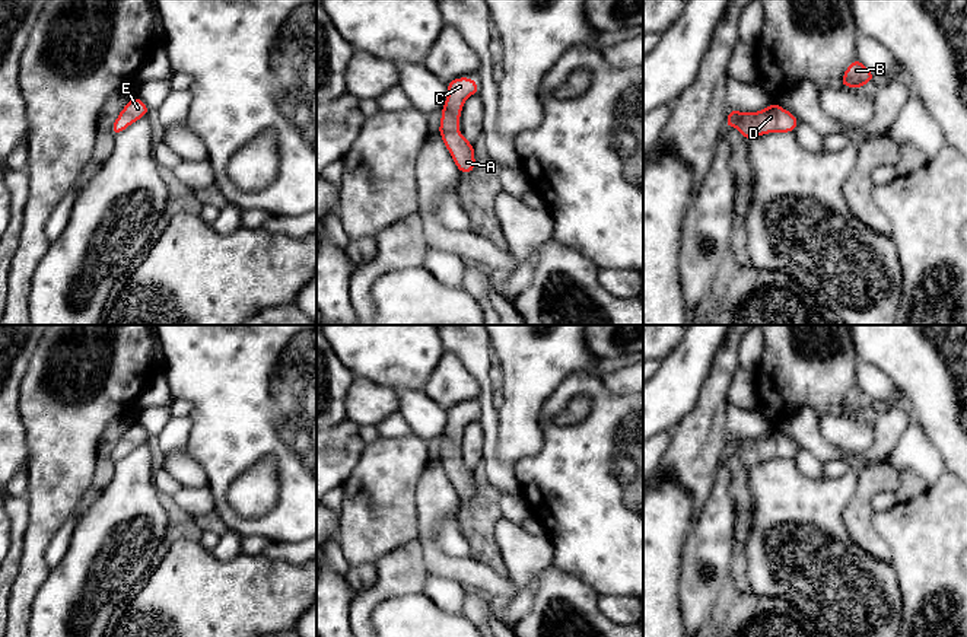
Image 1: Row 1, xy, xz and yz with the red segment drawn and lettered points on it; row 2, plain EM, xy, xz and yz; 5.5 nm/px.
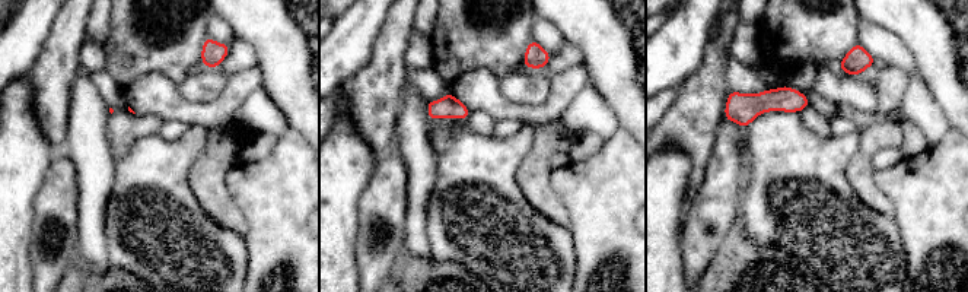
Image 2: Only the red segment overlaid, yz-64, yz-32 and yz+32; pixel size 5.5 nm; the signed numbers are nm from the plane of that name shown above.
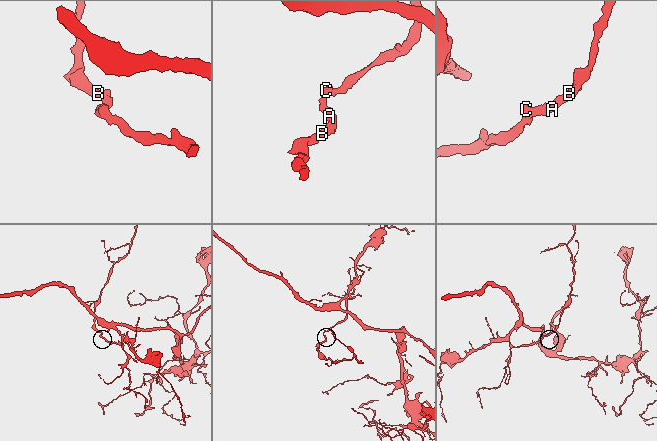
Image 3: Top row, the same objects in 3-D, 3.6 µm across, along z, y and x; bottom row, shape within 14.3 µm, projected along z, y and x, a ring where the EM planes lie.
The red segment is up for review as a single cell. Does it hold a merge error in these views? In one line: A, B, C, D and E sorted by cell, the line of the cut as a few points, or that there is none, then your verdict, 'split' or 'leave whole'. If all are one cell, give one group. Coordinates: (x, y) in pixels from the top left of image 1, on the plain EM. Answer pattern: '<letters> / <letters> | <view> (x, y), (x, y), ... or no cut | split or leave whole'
A B C D E | no cut | leave whole

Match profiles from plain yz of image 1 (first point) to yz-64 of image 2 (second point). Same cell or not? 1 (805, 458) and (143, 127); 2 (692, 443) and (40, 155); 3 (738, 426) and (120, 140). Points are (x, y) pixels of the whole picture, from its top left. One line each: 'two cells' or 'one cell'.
1: one cell
2: two cells
3: one cell

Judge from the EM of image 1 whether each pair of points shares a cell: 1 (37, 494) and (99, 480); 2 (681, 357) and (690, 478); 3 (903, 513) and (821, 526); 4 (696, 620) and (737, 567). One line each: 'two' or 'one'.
1: two
2: two
3: two
4: two

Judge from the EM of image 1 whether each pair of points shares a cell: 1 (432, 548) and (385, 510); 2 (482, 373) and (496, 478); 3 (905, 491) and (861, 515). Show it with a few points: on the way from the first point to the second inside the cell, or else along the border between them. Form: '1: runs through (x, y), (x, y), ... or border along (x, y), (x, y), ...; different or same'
1: border along (414, 503), (417, 538); different
2: runs through (486, 400), (490, 423), (490, 452); same
3: border along (900, 473), (900, 484), (893, 491); different

